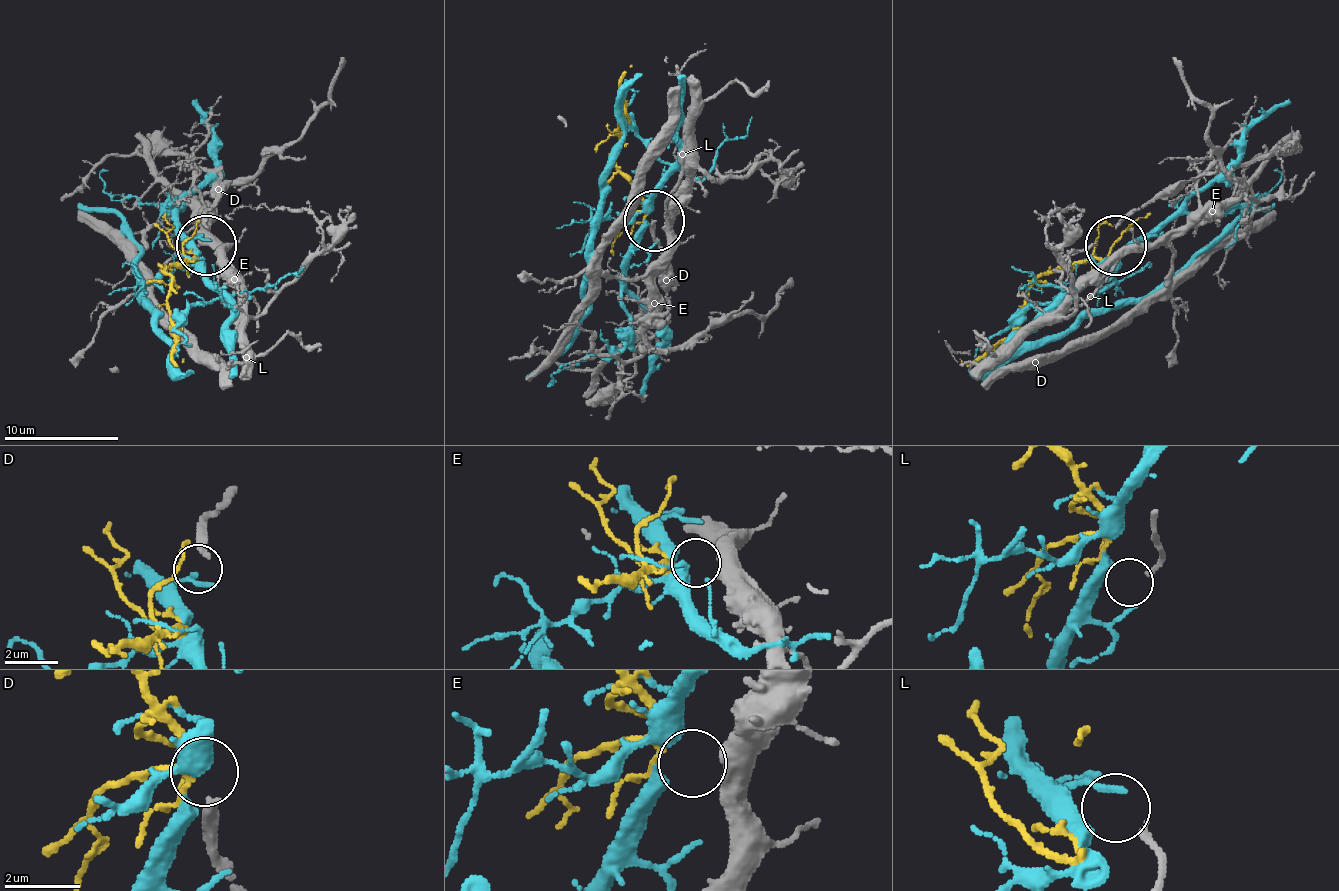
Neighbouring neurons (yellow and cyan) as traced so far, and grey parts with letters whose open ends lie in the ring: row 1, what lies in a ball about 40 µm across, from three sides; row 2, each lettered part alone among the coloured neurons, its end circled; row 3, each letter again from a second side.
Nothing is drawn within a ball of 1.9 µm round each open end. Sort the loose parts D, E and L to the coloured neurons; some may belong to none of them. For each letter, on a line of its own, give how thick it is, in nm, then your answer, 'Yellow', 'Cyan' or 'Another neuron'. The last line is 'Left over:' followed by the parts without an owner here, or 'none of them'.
D: Thickness 240 nm. Another neuron
E: Thickness 500 nm. Yellow
L: Thickness 180 nm. Another neuron
Left over: D, L

